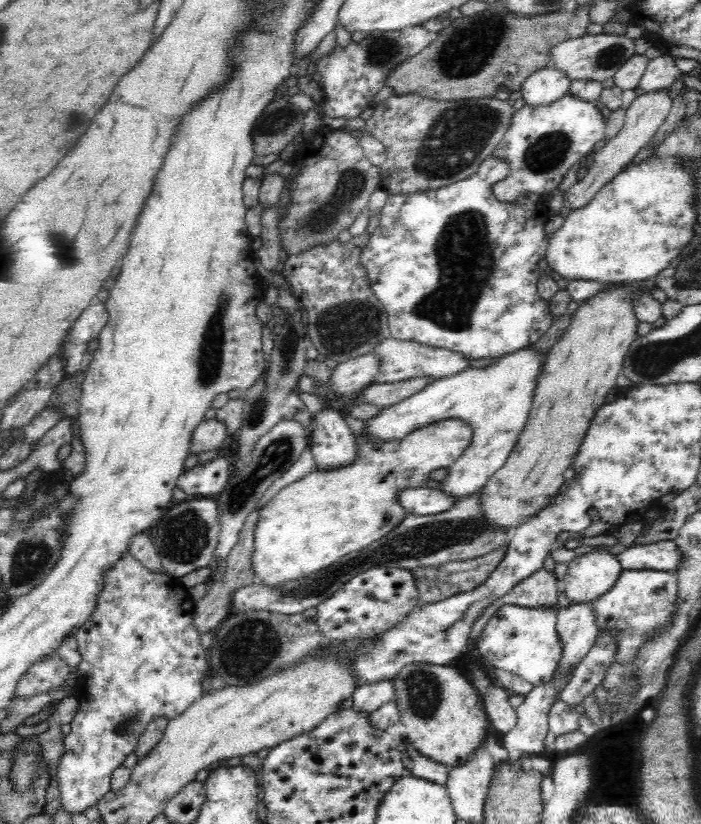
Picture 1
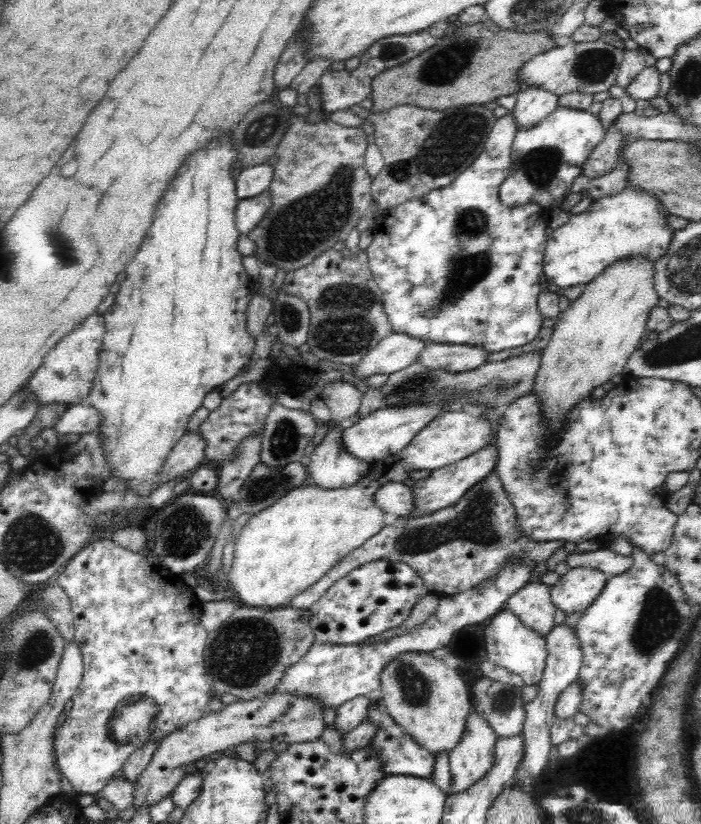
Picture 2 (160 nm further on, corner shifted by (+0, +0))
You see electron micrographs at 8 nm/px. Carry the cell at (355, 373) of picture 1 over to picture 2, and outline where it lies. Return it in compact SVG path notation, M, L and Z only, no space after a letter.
M393 332L382 339L354 367L354 374L358 380L372 374L392 374L410 366L430 343L434 342L418 340L402 332Z

